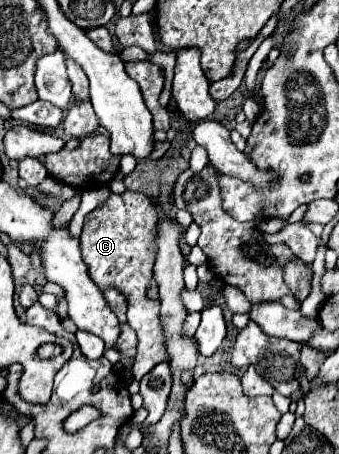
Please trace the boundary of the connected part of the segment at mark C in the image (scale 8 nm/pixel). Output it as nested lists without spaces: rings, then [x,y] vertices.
[[[126,190],[122,194],[110,192],[110,198],[104,206],[96,208],[87,215],[82,234],[80,234],[80,246],[84,250],[82,258],[88,266],[90,278],[102,288],[102,292],[116,288],[120,290],[128,300],[128,324],[138,336],[136,356],[132,364],[134,378],[140,380],[146,372],[150,372],[156,362],[168,360],[168,354],[164,352],[164,336],[160,336],[160,302],[148,298],[148,284],[152,280],[152,264],[154,264],[154,242],[152,242],[152,230],[156,226],[156,210],[152,208],[152,202],[142,192]]]

